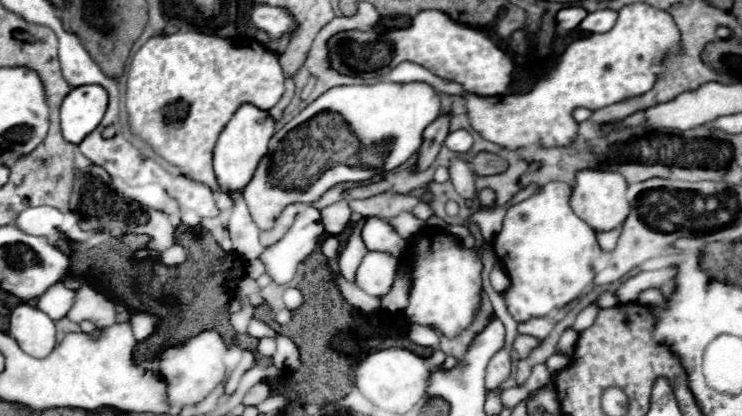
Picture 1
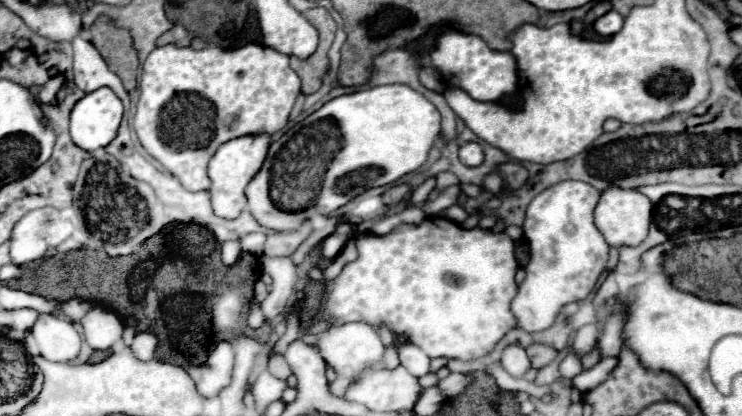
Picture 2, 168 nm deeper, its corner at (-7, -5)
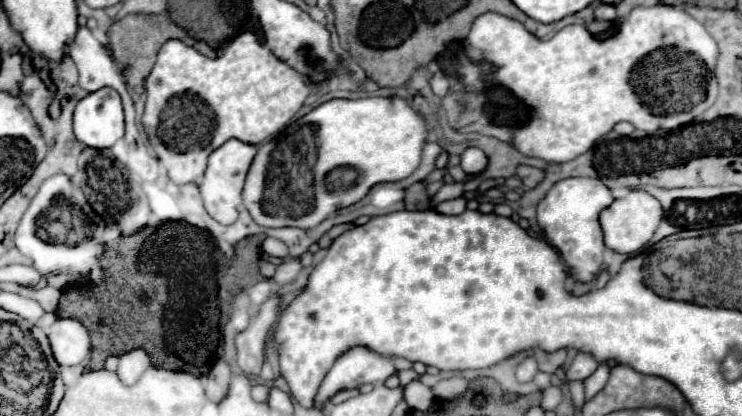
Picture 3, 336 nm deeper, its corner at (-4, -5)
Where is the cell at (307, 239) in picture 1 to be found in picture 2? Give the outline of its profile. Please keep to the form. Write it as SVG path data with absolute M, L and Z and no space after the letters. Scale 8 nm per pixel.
M260 256L262 270L272 276L272 290L262 302L262 312L266 318L274 318L284 312L292 296L296 294L296 284L300 280L298 266L290 256Z

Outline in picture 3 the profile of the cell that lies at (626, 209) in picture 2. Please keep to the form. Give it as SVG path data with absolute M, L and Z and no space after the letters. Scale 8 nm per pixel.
M631 190L627 198L615 200L609 208L601 212L601 226L605 234L605 244L621 254L635 254L639 252L655 234L659 220L663 220L663 208L659 200L643 190Z

